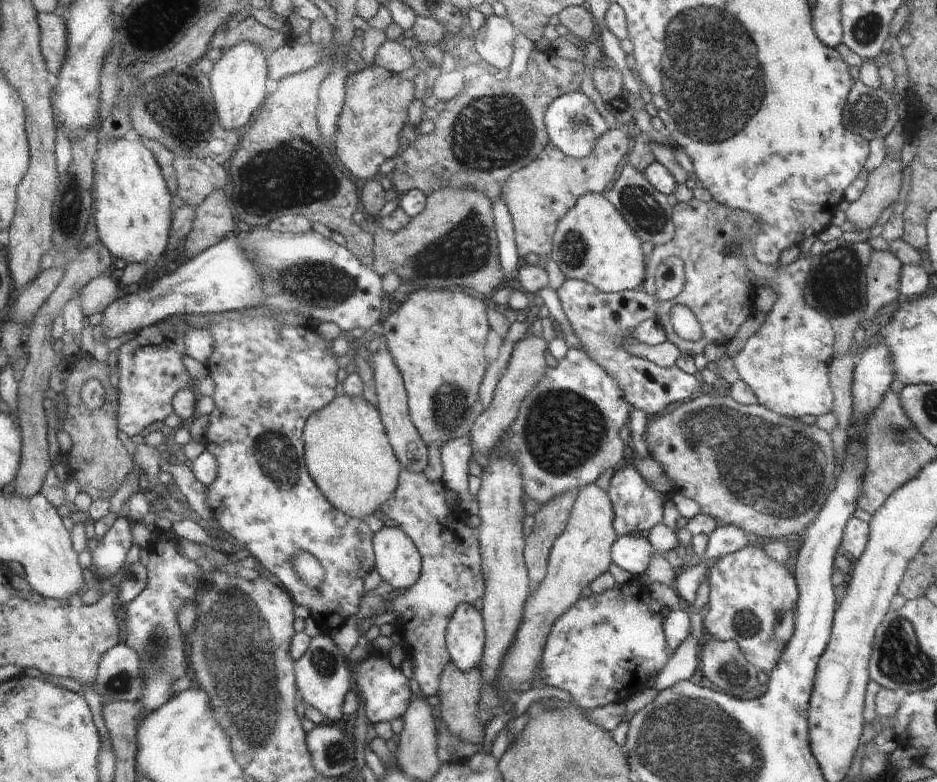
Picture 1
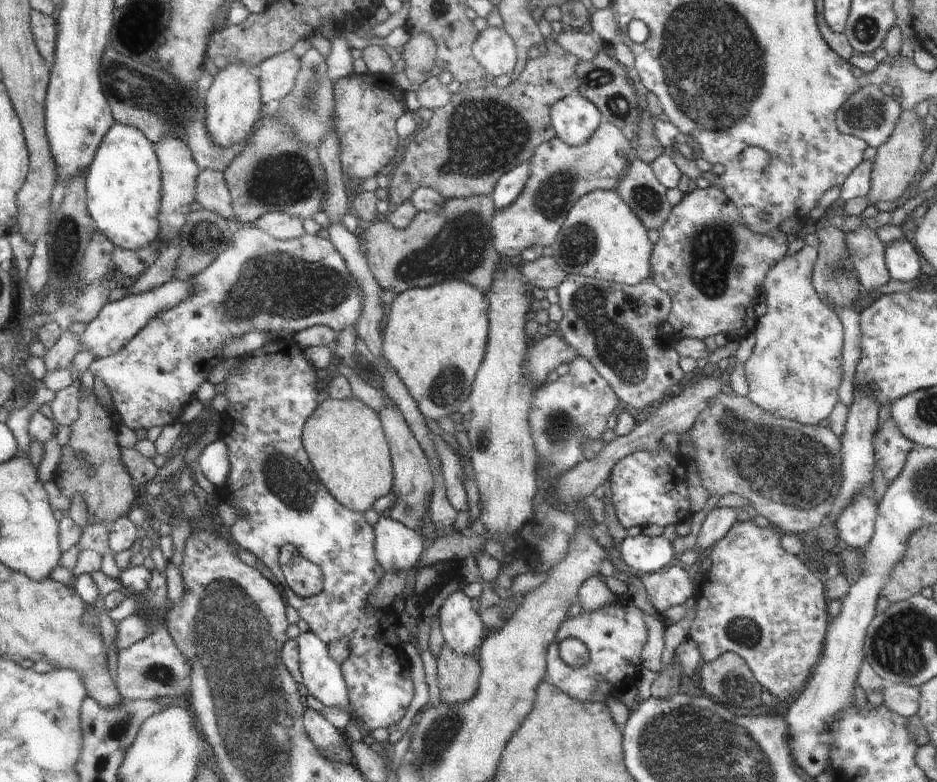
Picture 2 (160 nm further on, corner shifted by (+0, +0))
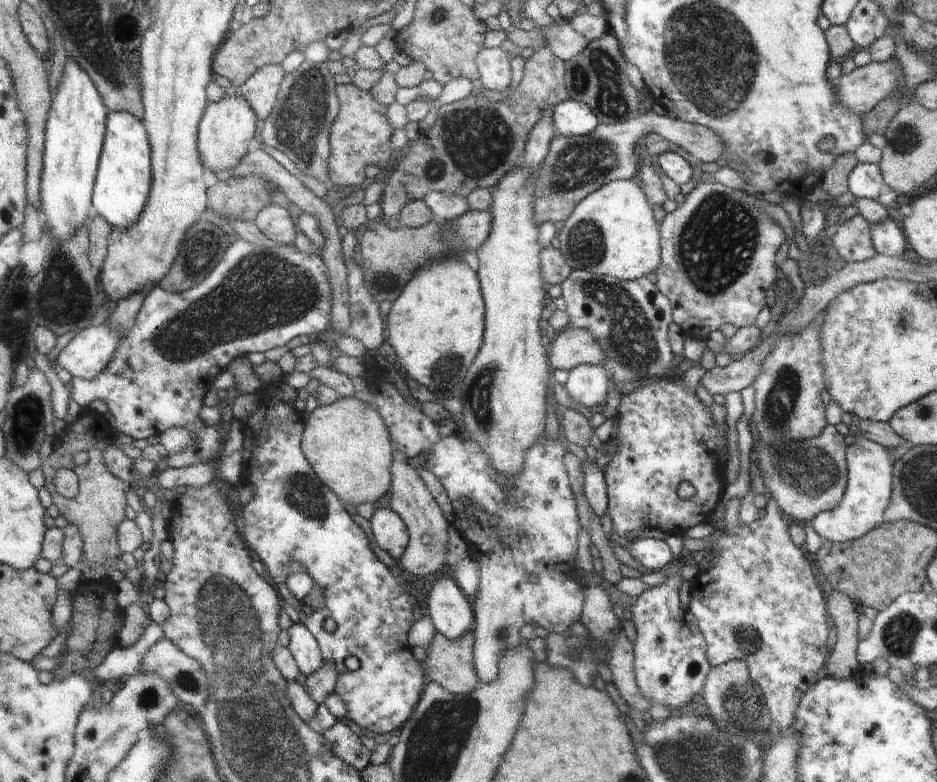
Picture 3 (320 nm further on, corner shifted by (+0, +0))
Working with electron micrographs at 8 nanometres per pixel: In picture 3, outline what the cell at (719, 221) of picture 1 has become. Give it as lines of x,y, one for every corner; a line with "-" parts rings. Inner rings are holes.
705,179
685,196
685,202
665,215
661,222
662,262
657,266
656,282
662,294
674,302
674,322
685,337
706,341
708,334
722,325
747,327
758,312
768,306
766,290
776,282
776,252
784,244
784,230
754,204
756,194
726,187

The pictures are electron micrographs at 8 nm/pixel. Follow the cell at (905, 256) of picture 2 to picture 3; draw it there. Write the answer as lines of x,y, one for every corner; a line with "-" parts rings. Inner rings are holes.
888,216
886,220
870,226
875,250
881,255
902,259
907,240
896,222

